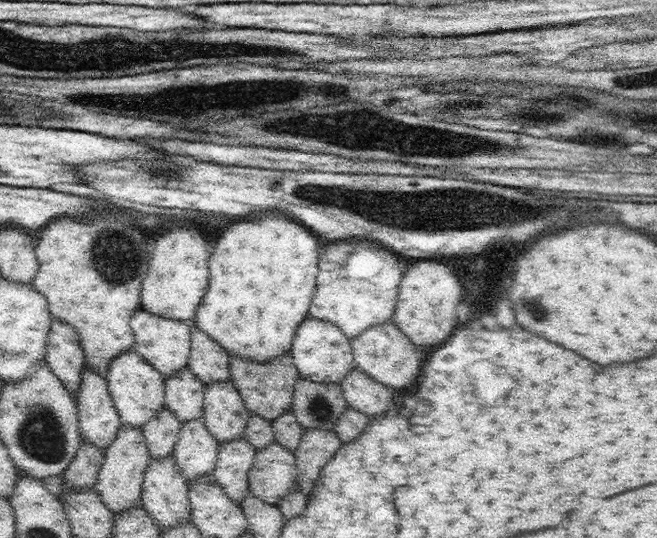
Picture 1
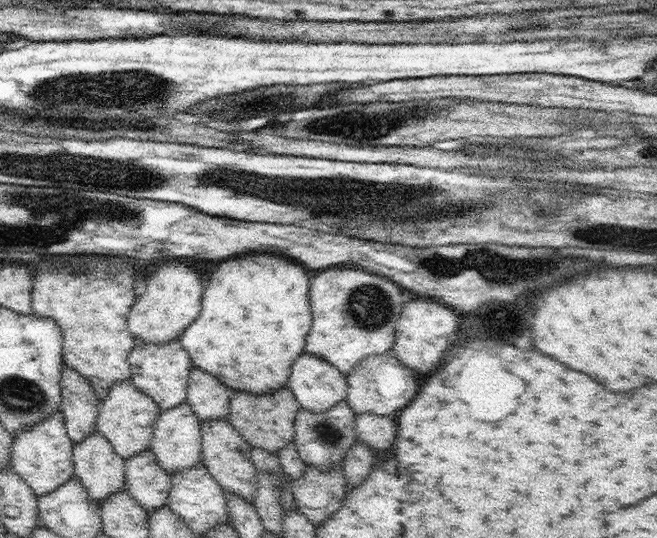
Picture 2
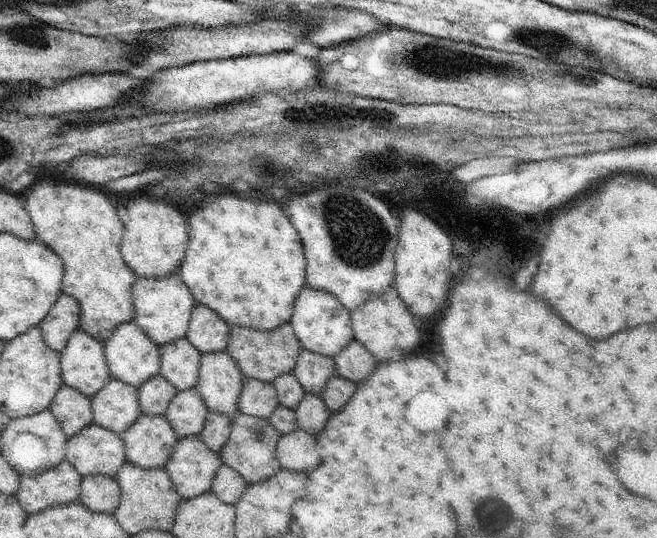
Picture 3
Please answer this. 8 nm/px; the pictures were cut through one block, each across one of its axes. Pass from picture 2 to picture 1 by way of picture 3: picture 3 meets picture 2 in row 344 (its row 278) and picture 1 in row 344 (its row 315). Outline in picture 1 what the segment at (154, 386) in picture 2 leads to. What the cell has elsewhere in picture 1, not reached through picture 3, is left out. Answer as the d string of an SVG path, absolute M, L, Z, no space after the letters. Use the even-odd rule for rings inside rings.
M142 307L134 313L130 327L135 334L136 353L150 366L154 366L165 378L174 376L178 370L186 368L190 361L191 329L189 322L158 317L142 310Z

